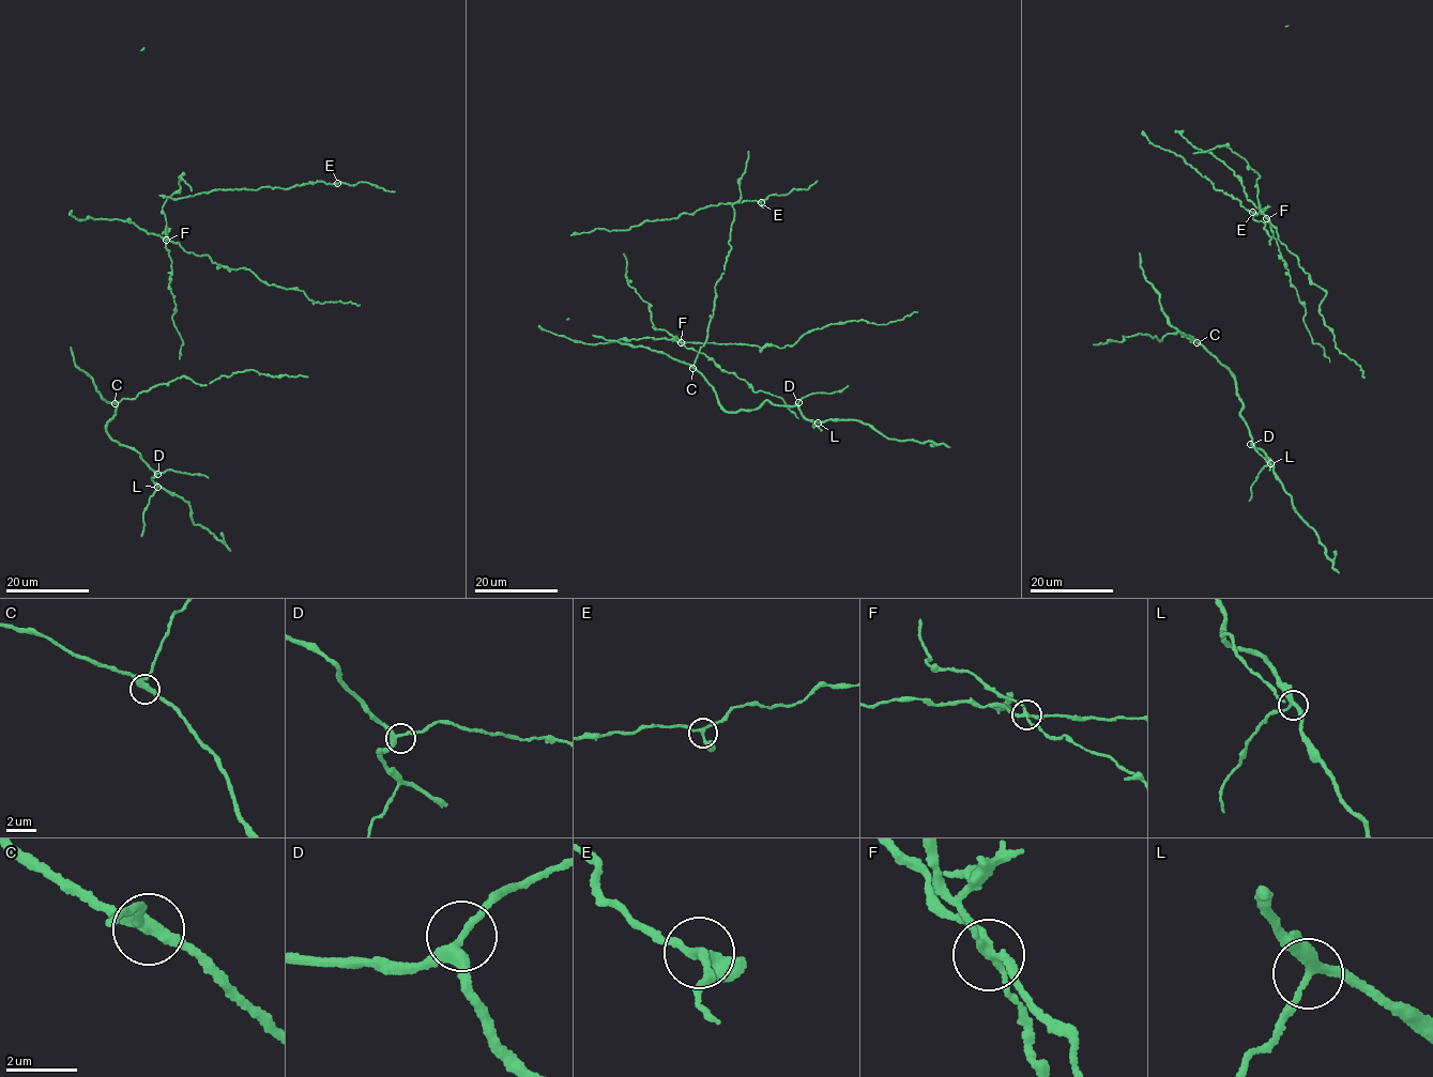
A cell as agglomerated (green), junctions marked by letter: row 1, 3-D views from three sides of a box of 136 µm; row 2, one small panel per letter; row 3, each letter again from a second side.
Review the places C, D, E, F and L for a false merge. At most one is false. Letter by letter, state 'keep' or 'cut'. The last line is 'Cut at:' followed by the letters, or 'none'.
C: keep
D: keep
E: keep
F: cut
L: keep
Cut at: F

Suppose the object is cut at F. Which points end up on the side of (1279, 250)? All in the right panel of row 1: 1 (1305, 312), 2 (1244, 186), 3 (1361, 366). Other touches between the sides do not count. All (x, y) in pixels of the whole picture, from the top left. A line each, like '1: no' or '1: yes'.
1: yes
2: no
3: no

